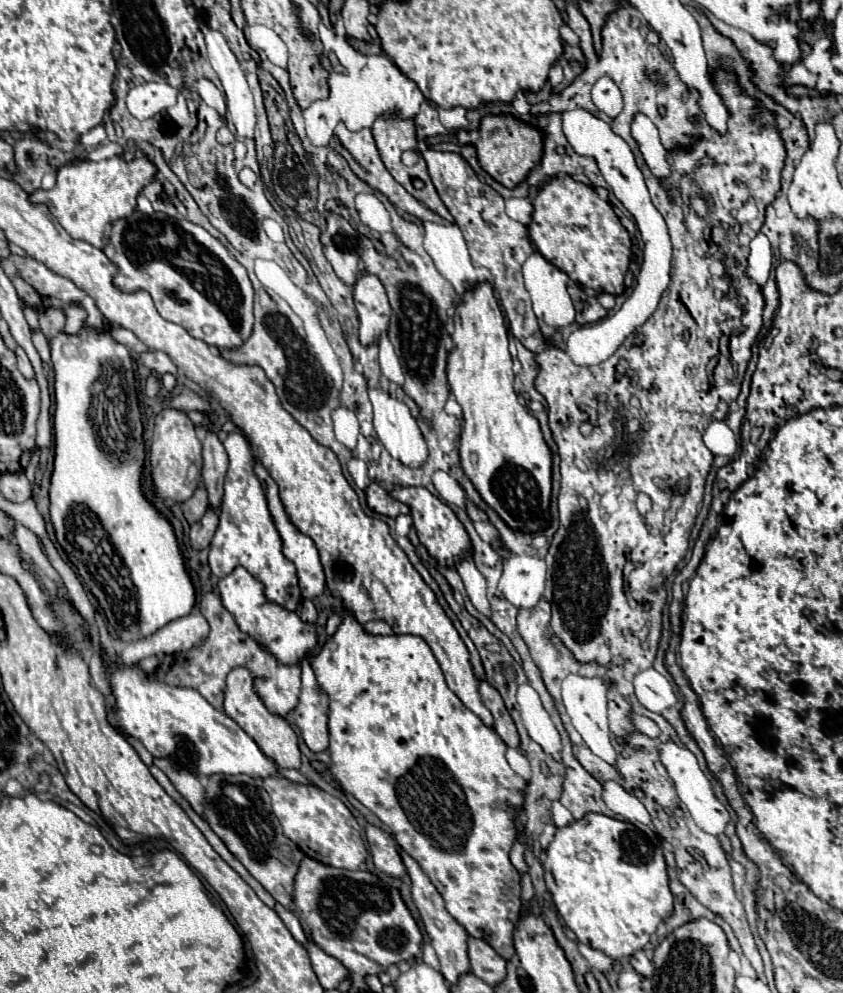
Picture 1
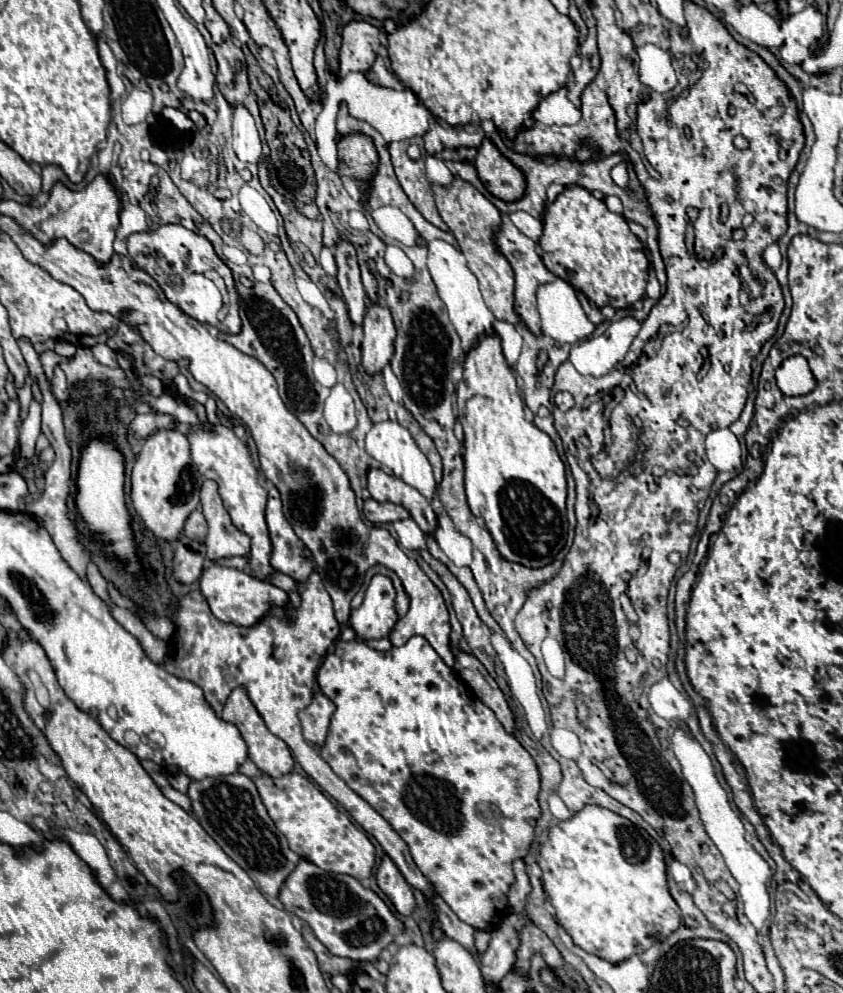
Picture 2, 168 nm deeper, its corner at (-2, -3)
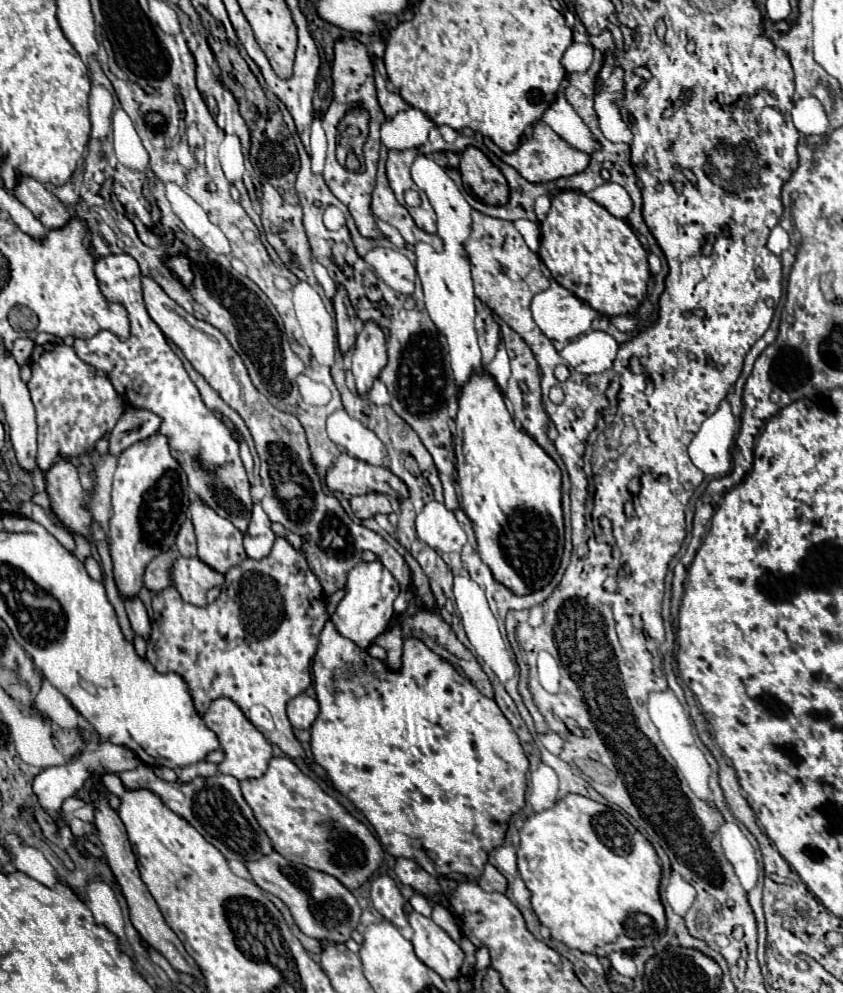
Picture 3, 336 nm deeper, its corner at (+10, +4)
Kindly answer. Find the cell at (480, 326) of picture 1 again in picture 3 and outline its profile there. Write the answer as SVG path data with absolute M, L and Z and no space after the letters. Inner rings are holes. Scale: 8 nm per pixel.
M486 371L474 373L460 391L454 441L462 505L476 533L480 559L484 559L484 563L490 567L494 579L504 583L504 587L510 591L516 591L516 595L528 595L544 589L554 579L564 551L560 469L530 435L514 427L512 415L504 403L504 395Z

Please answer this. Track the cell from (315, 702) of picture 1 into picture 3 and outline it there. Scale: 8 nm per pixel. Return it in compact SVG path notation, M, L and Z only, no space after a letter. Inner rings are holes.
M302 693L302 695L296 695L296 697L292 697L288 701L286 711L288 711L290 725L294 729L310 729L312 723L316 721L316 717L318 717L320 707L318 707L316 699L312 699L306 693Z

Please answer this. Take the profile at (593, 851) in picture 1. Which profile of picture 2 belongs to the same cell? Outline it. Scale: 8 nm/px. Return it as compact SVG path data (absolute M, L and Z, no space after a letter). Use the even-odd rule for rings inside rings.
M584 806L570 820L552 826L550 838L540 848L538 864L558 922L572 936L574 944L590 954L618 964L648 950L654 942L666 940L680 926L680 908L668 892L662 848L648 832L606 808Z

